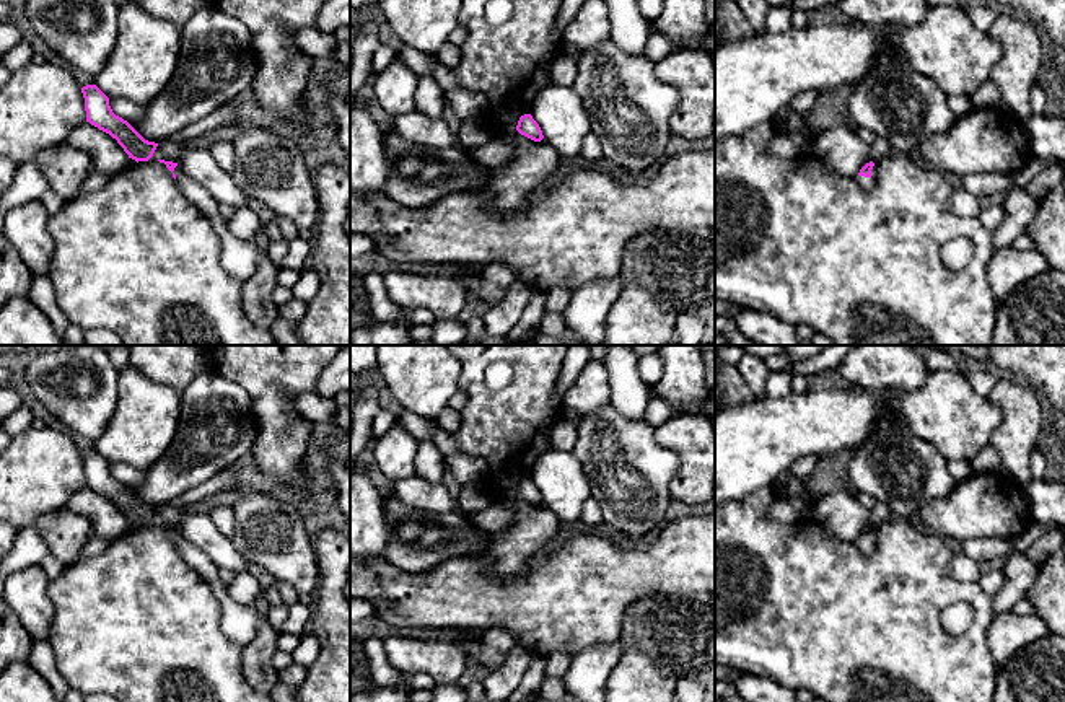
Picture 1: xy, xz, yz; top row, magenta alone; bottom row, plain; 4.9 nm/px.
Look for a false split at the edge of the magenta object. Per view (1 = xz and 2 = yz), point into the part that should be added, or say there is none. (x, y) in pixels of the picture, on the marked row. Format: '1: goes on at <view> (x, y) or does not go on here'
1: does not go on here
2: goes on at yz (867, 183)

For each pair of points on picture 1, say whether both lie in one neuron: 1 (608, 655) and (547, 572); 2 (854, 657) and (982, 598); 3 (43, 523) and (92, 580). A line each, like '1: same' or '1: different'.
1: different
2: same
3: different

